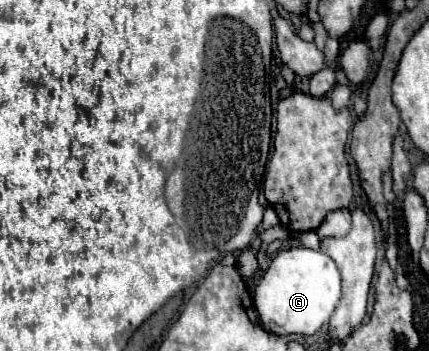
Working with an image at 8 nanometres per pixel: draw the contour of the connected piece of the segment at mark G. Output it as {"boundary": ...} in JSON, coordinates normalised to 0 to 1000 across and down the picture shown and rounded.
{"boundary":[[[678,704],[646,721],[594,823],[594,880],[608,926],[650,954],[734,954],[767,920],[795,846],[790,766],[767,726],[716,704]]]}

